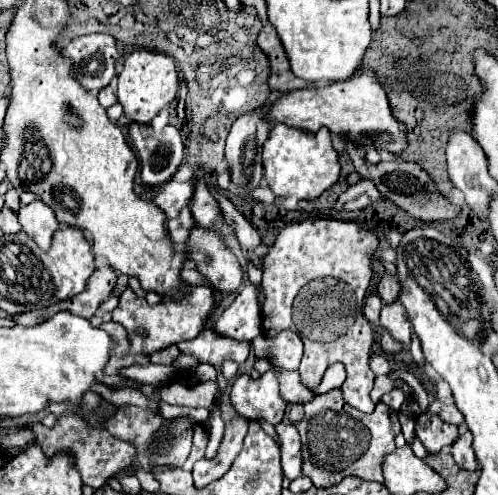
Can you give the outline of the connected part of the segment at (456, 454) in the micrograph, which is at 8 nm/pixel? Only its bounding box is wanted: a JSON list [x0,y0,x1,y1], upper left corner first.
[451,431,479,471]

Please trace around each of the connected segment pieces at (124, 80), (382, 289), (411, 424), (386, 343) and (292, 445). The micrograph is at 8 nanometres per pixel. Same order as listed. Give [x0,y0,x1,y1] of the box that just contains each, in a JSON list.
[[117,51,179,123],[377,275,399,305],[399,412,415,444],[381,331,403,355],[275,423,301,479]]

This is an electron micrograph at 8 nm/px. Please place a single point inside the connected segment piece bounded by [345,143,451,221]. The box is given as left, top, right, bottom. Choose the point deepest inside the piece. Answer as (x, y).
(405, 184)

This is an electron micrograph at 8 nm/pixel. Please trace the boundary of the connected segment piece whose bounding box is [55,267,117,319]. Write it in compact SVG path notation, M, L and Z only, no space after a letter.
M111 267L93 271L93 275L89 277L87 289L83 293L79 293L77 297L63 301L61 309L59 309L59 305L55 305L55 311L71 311L85 319L91 319L95 315L95 311L99 309L99 305L109 297L109 293L115 285L115 279L117 279L117 275Z

